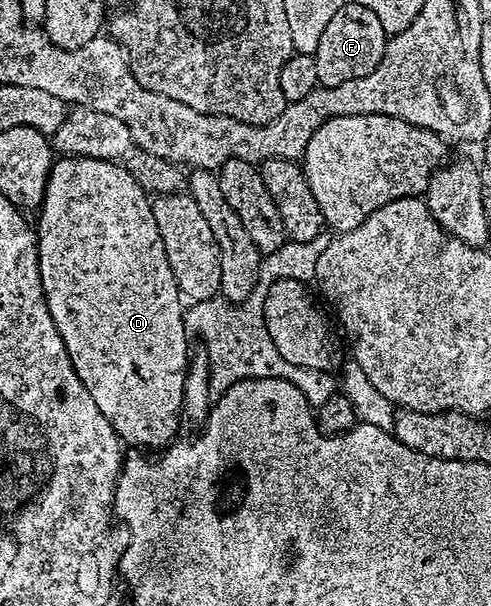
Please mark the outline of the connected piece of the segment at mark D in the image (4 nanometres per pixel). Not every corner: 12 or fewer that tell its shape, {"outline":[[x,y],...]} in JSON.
{"outline":[[63,157],[40,275],[121,443],[177,437],[190,334],[152,202]]}

